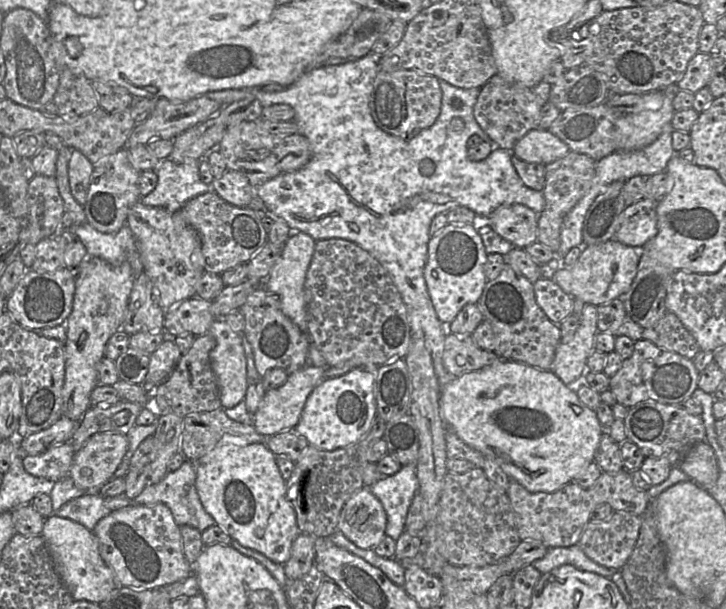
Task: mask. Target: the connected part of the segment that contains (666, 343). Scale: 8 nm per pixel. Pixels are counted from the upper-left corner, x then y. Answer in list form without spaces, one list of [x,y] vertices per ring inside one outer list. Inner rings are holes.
[[[670,311],[654,326],[645,328],[642,339],[690,360],[693,360],[701,350],[695,337],[686,329],[677,315]]]

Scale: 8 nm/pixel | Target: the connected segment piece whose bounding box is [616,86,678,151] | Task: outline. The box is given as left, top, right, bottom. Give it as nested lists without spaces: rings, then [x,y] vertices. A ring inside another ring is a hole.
[[[674,88],[658,89],[665,93],[663,104],[658,110],[644,110],[619,116],[616,121],[617,151],[642,149],[653,143],[671,124],[675,113],[673,98],[678,90]]]

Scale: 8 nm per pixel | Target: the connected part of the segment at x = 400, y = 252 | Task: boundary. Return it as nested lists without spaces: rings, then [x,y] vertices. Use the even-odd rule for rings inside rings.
[[[371,52],[344,64],[313,69],[283,91],[266,92],[260,88],[243,88],[213,91],[204,95],[222,105],[228,105],[252,94],[263,107],[288,104],[294,109],[293,121],[297,124],[297,134],[308,139],[311,158],[303,168],[282,173],[258,186],[249,207],[254,211],[269,210],[275,217],[284,219],[293,232],[306,233],[315,241],[341,238],[354,242],[375,258],[388,272],[401,294],[411,332],[424,333],[425,346],[431,354],[439,385],[443,387],[454,378],[446,371],[442,361],[447,325],[437,317],[424,278],[432,220],[439,213],[447,213],[459,206],[469,208],[480,218],[488,217],[501,206],[513,204],[525,205],[540,214],[545,207],[545,200],[542,191],[533,190],[523,183],[513,166],[512,151],[494,146],[491,154],[482,161],[476,162],[468,157],[468,139],[471,136],[477,135],[483,141],[490,141],[474,116],[474,106],[481,88],[463,89],[439,80],[442,91],[441,111],[431,127],[421,130],[410,139],[402,139],[383,131],[375,123],[370,111],[374,80],[379,72],[379,57]],[[454,99],[461,100],[460,108],[453,107]],[[454,118],[462,119],[463,129],[451,128]]]

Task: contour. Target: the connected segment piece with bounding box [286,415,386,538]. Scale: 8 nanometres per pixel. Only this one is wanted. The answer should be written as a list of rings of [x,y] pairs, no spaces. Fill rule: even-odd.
[[[376,415],[369,432],[357,443],[333,451],[319,450],[308,445],[302,452],[290,478],[286,481],[286,497],[291,502],[300,533],[317,538],[329,538],[336,530],[340,512],[347,500],[364,487],[363,470],[367,450],[382,439],[386,423]],[[307,471],[306,483],[303,480]]]

